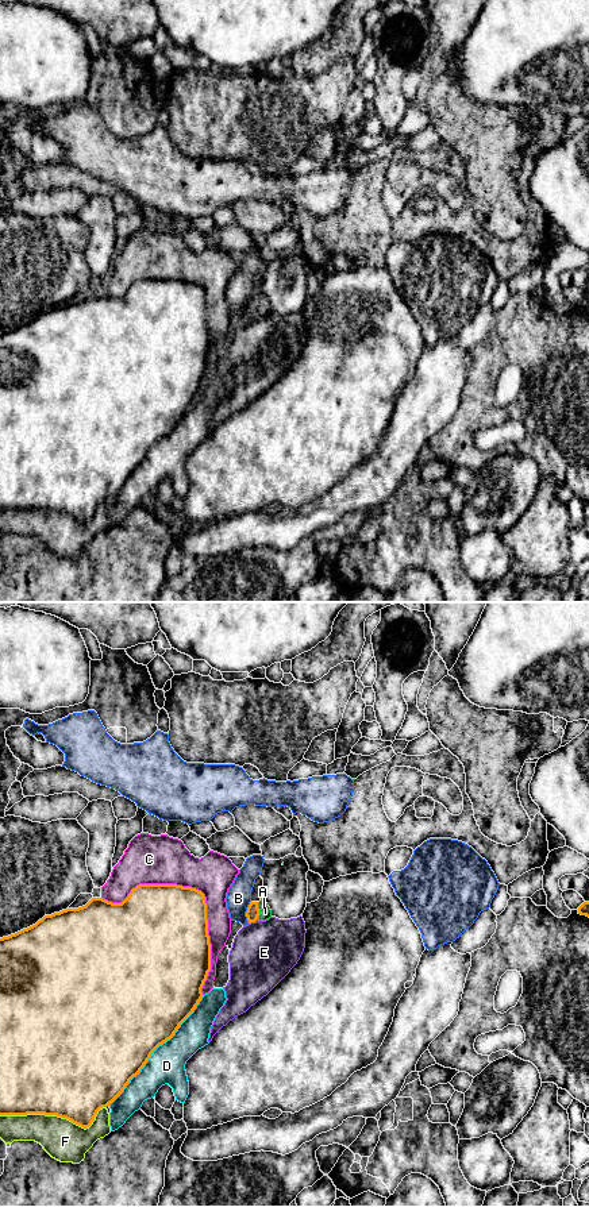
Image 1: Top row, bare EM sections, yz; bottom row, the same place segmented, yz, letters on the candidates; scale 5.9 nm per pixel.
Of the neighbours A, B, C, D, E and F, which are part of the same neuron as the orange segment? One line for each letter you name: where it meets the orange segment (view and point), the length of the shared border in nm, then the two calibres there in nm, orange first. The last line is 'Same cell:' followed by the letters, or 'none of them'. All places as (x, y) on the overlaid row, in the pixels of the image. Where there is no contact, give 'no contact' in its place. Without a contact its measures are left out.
A: meets orange in yz at (258, 910); contact 100 nm long; 80 nm thick on the orange side, 80 nm on the other
Same cell: A

